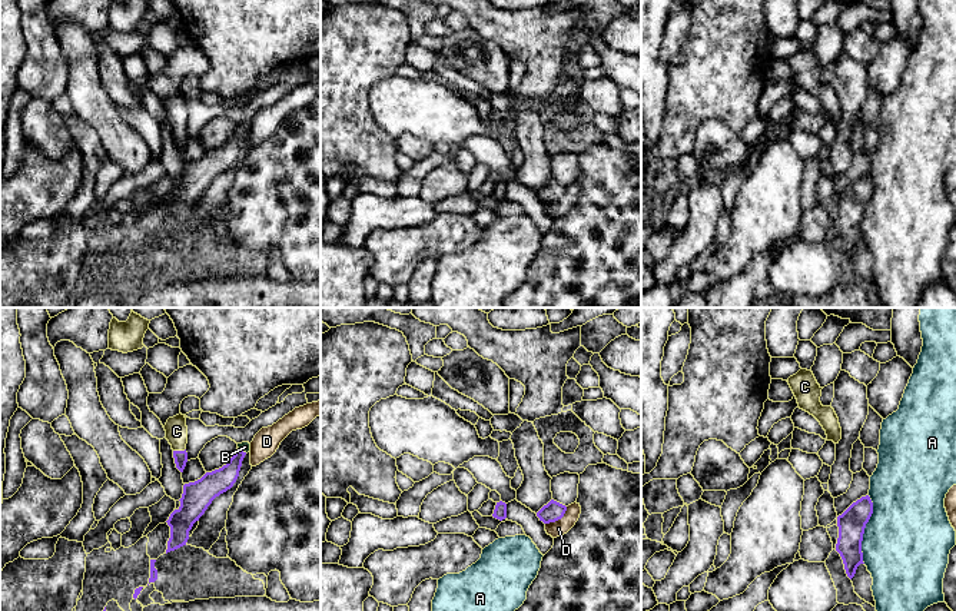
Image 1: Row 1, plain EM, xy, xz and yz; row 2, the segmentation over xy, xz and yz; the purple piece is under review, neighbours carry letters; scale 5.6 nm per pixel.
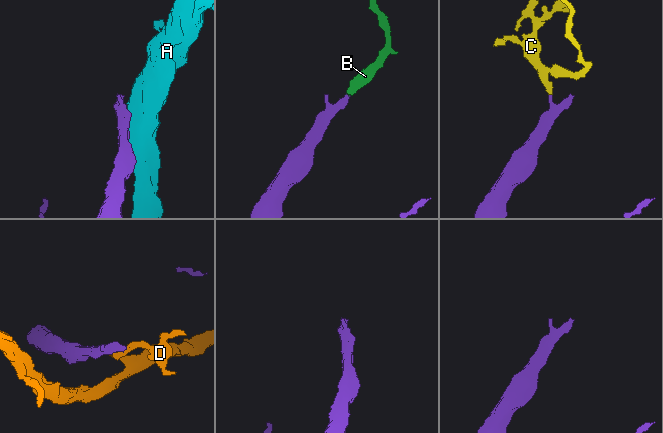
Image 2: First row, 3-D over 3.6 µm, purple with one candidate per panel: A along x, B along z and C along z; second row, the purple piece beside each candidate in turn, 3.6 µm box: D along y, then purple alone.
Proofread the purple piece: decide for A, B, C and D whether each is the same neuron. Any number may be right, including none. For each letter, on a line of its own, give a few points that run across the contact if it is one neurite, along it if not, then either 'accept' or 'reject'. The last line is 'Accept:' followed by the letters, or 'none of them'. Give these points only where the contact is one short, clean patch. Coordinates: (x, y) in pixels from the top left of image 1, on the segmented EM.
A: reject
B: xy (212, 484), (235, 462), (242, 451), (245, 447) | accept
C: xy (181, 457), (179, 451), (176, 431) | accept
D: xz (567, 507), (560, 518), (545, 524) | reject
Accept: B, C

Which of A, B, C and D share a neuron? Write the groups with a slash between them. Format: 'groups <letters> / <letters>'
groups A / B C / D

